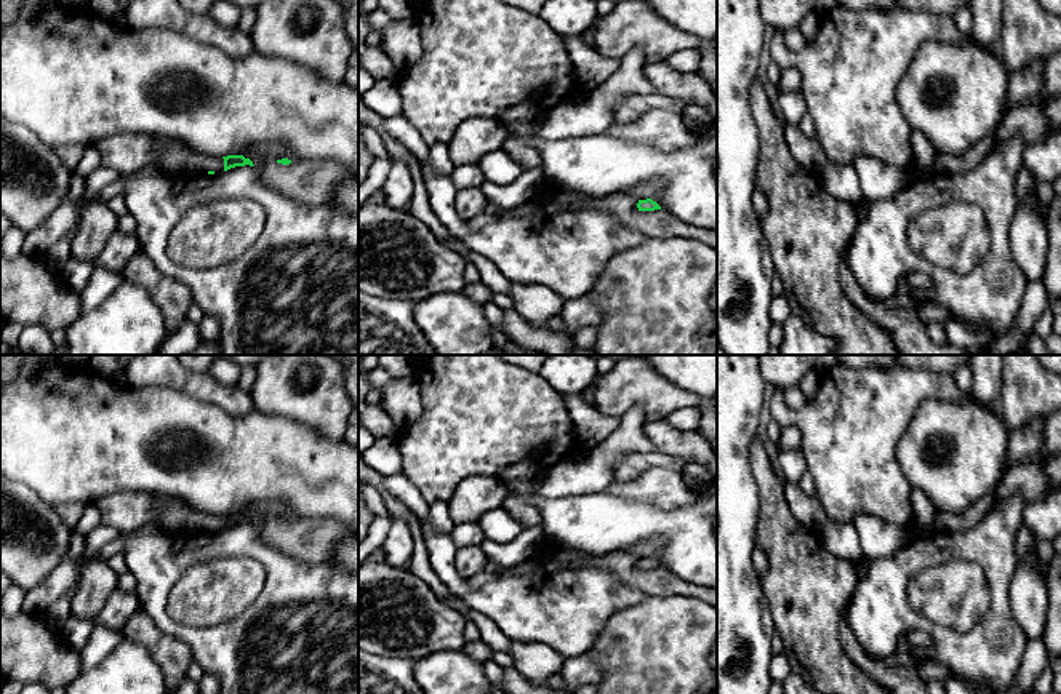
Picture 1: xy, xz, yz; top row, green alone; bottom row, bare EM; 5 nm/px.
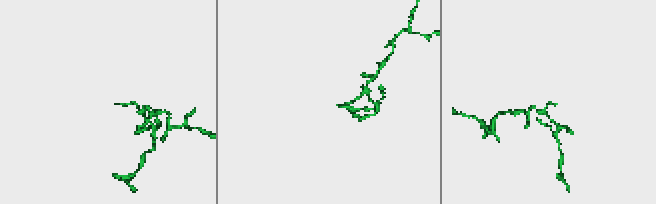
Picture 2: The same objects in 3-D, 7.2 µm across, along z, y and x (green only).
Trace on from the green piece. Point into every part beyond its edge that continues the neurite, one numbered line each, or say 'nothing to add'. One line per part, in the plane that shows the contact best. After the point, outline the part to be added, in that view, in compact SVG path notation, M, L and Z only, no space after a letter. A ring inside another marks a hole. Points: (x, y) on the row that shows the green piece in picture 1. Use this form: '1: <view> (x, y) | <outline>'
1: xy (124, 152) | M118 133L99 139L93 147L101 157L101 166L125 176L130 176L147 165L158 165L166 174L224 171L222 157L197 154L179 142L158 149L147 134Z

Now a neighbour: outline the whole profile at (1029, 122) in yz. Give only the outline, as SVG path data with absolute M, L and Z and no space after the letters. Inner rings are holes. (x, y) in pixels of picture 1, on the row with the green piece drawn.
M1019 104L1003 114L1002 123L995 130L994 147L1013 136L1019 136L1024 146L1047 141L1059 133L1048 123L1045 109L1039 104Z

